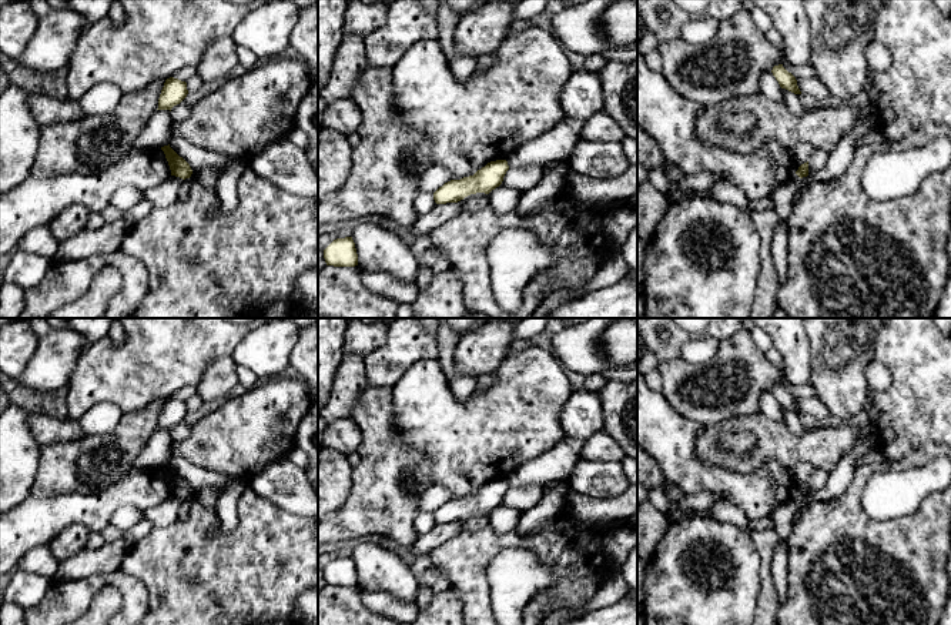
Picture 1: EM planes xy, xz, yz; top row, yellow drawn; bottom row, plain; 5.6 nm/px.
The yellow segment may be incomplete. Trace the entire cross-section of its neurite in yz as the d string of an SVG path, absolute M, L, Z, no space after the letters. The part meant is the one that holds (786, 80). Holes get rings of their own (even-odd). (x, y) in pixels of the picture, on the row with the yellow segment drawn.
M783 64L774 66L771 70L773 76L776 77L776 80L778 81L781 88L786 88L794 94L801 94L798 86L797 86L797 80L796 77L788 73Z

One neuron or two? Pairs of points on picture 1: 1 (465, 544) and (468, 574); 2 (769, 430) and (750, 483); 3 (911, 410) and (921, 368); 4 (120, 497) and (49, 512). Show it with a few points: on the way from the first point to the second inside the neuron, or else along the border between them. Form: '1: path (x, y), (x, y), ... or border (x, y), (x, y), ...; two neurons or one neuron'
1: path (465, 551), (465, 567); one neuron
2: border (722, 465), (752, 473), (777, 460), (789, 470); two neurons
3: path (921, 400), (921, 378); one neuron
4: path (103, 504), (99, 508), (73, 508), (66, 511); one neuron

